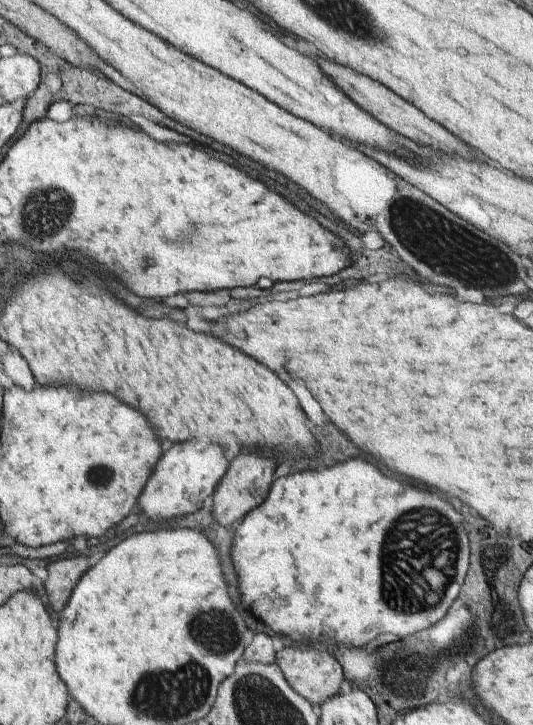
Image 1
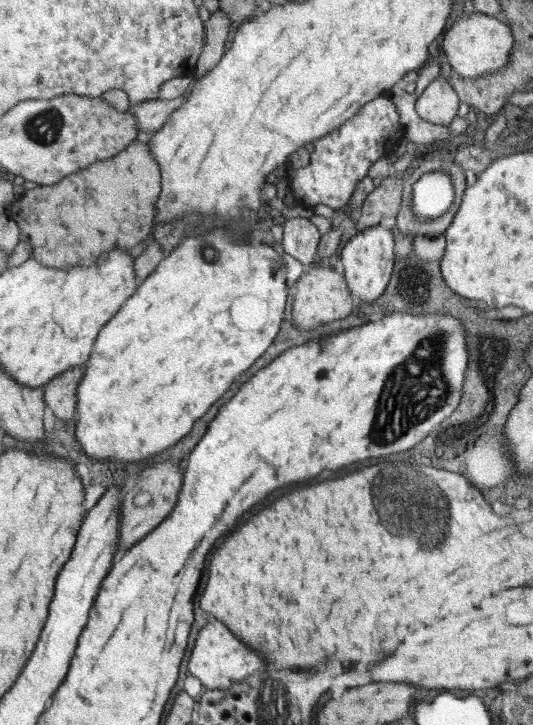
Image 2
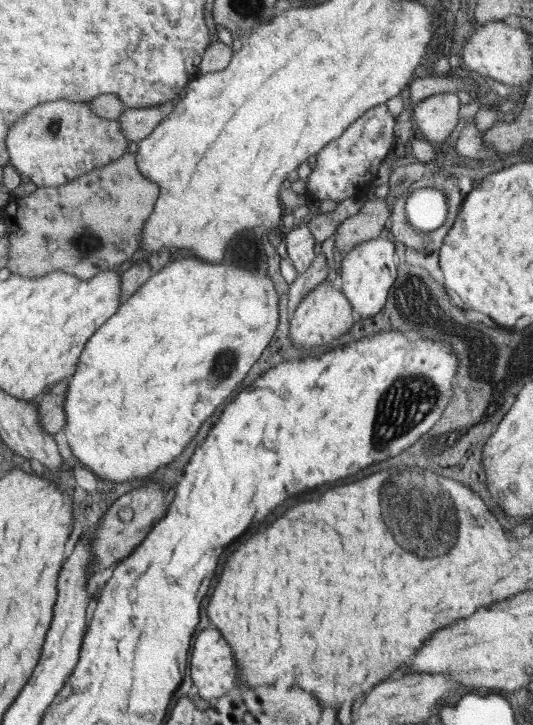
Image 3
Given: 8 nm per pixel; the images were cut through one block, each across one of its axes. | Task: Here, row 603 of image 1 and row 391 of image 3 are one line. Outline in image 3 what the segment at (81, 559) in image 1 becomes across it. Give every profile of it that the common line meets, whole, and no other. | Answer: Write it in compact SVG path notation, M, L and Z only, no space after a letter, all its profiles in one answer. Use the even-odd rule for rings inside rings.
M58 382L39 400L40 427L50 435L59 434L66 424L65 399L68 382Z

